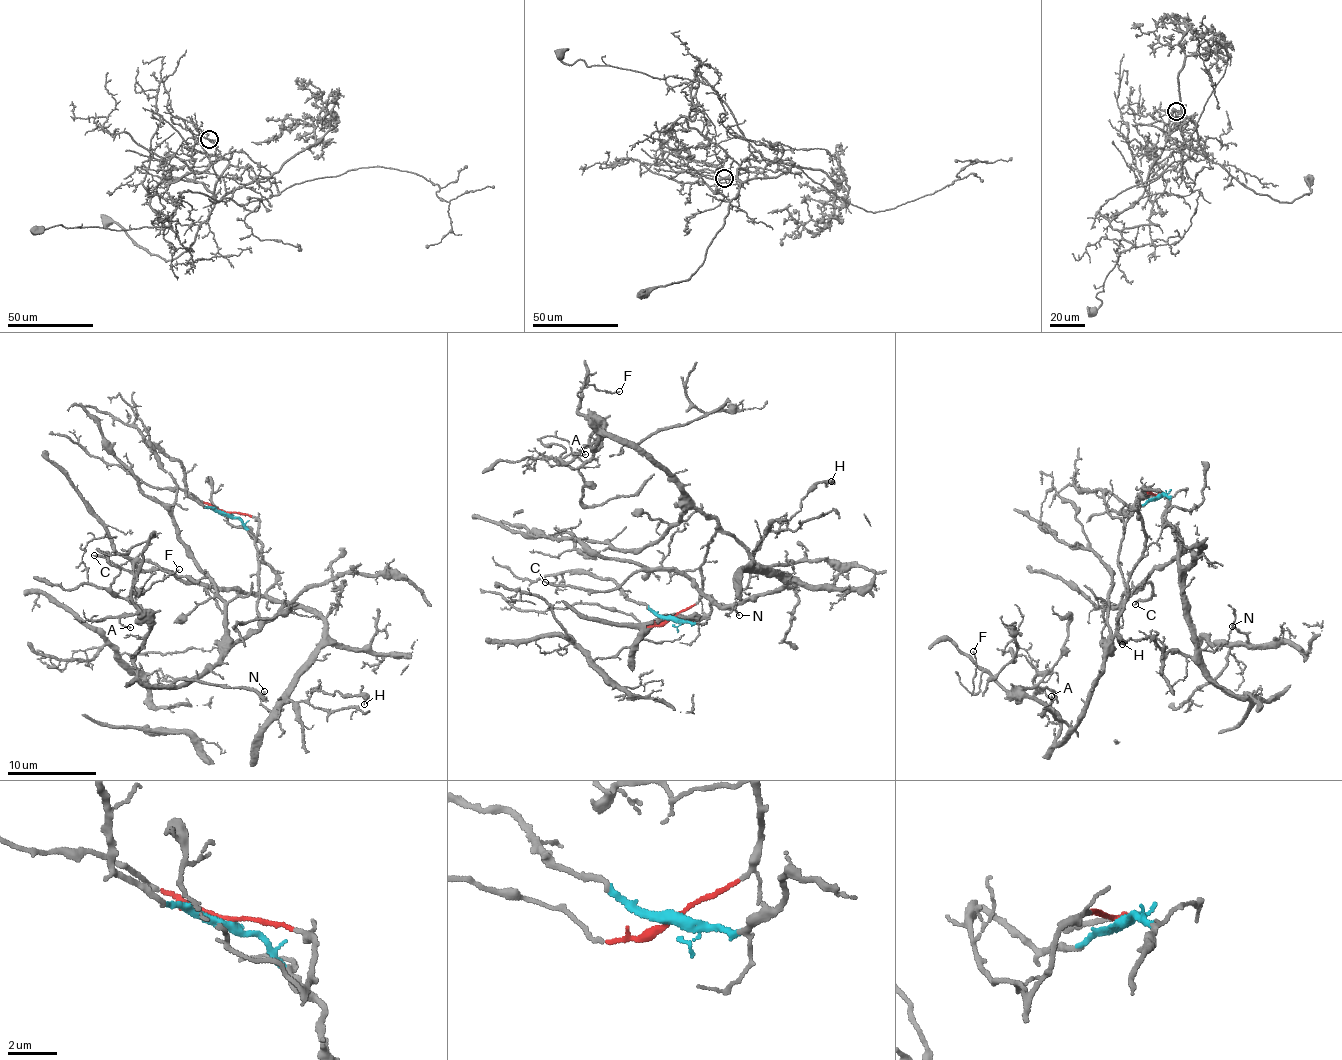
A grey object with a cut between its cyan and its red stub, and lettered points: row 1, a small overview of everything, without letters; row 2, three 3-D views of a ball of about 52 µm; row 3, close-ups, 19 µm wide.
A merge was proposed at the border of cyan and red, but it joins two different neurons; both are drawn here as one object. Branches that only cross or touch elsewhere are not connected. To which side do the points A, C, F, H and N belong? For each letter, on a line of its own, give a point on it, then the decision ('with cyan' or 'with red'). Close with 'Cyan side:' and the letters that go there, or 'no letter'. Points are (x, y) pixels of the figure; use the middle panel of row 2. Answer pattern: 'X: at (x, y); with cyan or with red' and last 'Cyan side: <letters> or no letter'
A: at (585, 454); with red
C: at (545, 582); with cyan
F: at (619, 391); with red
H: at (831, 481); with cyan
N: at (739, 615); with cyan
Cyan side: C, H, N

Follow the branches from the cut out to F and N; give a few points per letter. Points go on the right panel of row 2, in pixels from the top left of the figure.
F: (1156, 496), (1136, 500), (1126, 522), (1124, 609), (1065, 741), (1041, 702), (985, 671), (975, 694), (973, 650)
N: (1158, 496), (1167, 498), (1163, 521), (1178, 529), (1185, 550), (1186, 620), (1202, 650), (1221, 646), (1232, 626)

